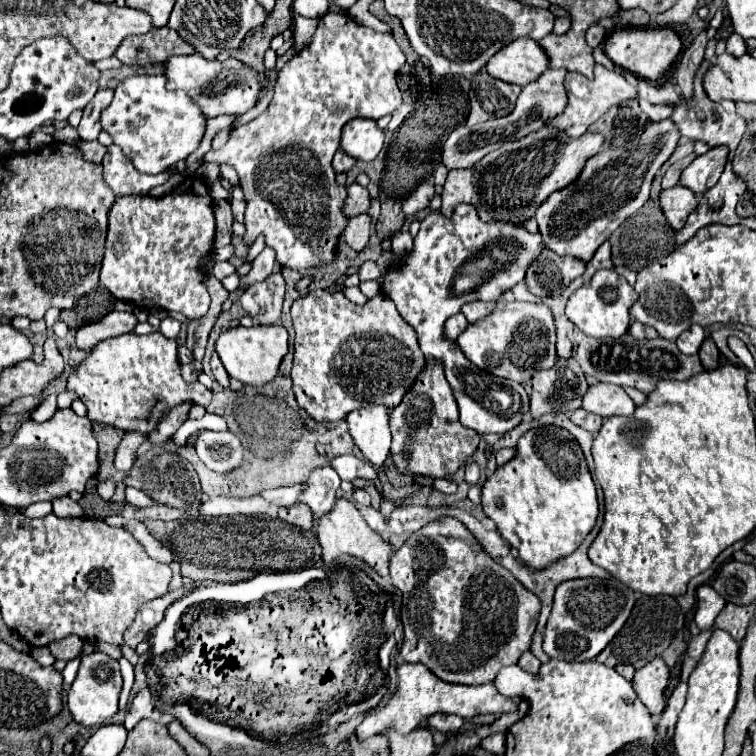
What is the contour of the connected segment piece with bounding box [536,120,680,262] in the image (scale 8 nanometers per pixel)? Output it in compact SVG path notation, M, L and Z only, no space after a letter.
M662 120L662 124L648 124L646 132L624 148L606 148L598 152L598 156L592 156L586 162L582 176L570 184L570 188L554 192L554 196L538 208L536 220L544 244L560 256L570 254L588 262L598 246L606 242L630 214L646 204L654 174L672 156L678 140L680 134L672 120Z

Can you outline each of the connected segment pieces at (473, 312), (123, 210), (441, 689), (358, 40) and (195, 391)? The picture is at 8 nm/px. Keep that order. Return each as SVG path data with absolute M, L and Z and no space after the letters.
M472 302L462 308L462 314L468 318L468 322L478 322L486 318L494 310L496 302Z
M192 176L186 178L174 192L152 198L152 196L122 196L116 198L110 210L108 222L108 238L106 238L106 254L100 270L100 284L108 288L118 300L128 300L138 308L160 306L168 312L184 314L190 320L202 318L208 312L210 296L206 286L202 284L204 272L200 270L200 258L212 250L214 240L214 212L212 198L206 184Z
M400 664L398 666L398 688L390 702L384 708L372 710L364 722L356 728L358 742L368 740L370 736L386 734L386 730L396 730L398 734L410 734L414 728L418 728L426 718L430 718L436 712L444 714L456 714L462 718L474 718L478 714L494 714L500 716L504 712L514 712L518 706L514 700L502 696L494 684L486 686L456 686L446 684L444 680L438 680L428 668L422 668L420 664Z
M328 12L320 18L312 42L282 66L268 110L248 124L232 130L230 140L222 150L212 150L202 158L202 162L228 164L240 176L240 186L246 196L246 232L242 236L242 244L252 246L258 236L264 236L266 246L276 252L276 264L290 270L322 268L336 260L338 238L344 234L348 222L344 214L346 188L338 186L332 168L342 128L354 118L378 120L392 114L402 104L402 92L396 78L404 62L406 56L392 34L366 28L340 12Z
M160 332L146 336L122 334L102 340L70 374L68 388L76 390L86 404L88 420L112 424L122 430L138 430L146 436L172 406L184 400L208 406L212 400L212 392L206 386L184 382L180 376L178 344Z

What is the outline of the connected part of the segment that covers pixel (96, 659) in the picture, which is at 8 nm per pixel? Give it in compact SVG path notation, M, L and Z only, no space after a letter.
M92 652L82 656L76 680L68 690L68 710L74 722L82 726L96 726L108 722L118 712L118 696L122 690L122 674L116 660L102 652Z

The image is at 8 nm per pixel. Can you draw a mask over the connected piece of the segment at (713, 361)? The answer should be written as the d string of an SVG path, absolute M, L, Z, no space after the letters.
M706 338L706 340L704 340L698 356L700 356L702 366L704 366L706 370L714 370L714 368L718 368L718 364L720 364L720 362L718 362L718 360L720 360L720 352L718 352L718 348L716 348L716 344L714 344L712 338Z

